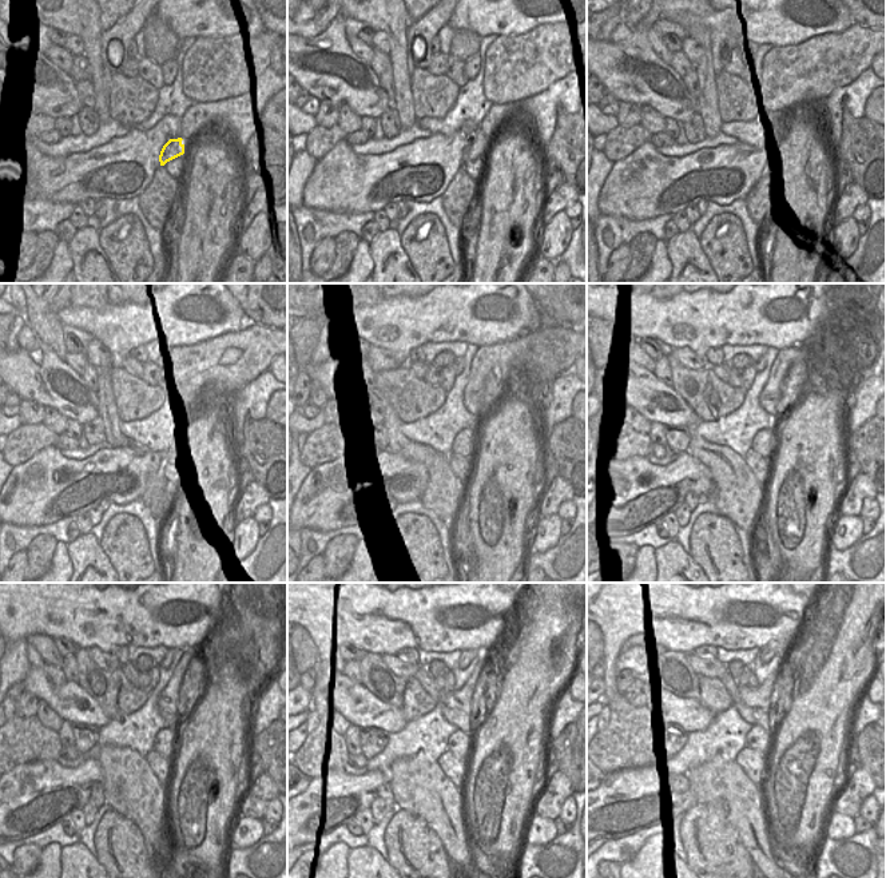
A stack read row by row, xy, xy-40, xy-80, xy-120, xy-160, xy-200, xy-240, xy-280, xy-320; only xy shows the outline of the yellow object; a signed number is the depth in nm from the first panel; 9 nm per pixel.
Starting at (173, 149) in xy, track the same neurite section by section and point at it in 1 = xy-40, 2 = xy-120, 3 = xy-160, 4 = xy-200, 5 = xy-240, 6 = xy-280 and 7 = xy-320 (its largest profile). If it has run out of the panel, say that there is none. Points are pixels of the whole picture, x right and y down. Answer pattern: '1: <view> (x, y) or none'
1: xy-40 (476, 144)
2: xy-120 (169, 443)
3: xy-160 (464, 443)
4: xy-200 (763, 441)
5: xy-240 (165, 741)
6: xy-280 (461, 742)
7: xy-320 (758, 738)

